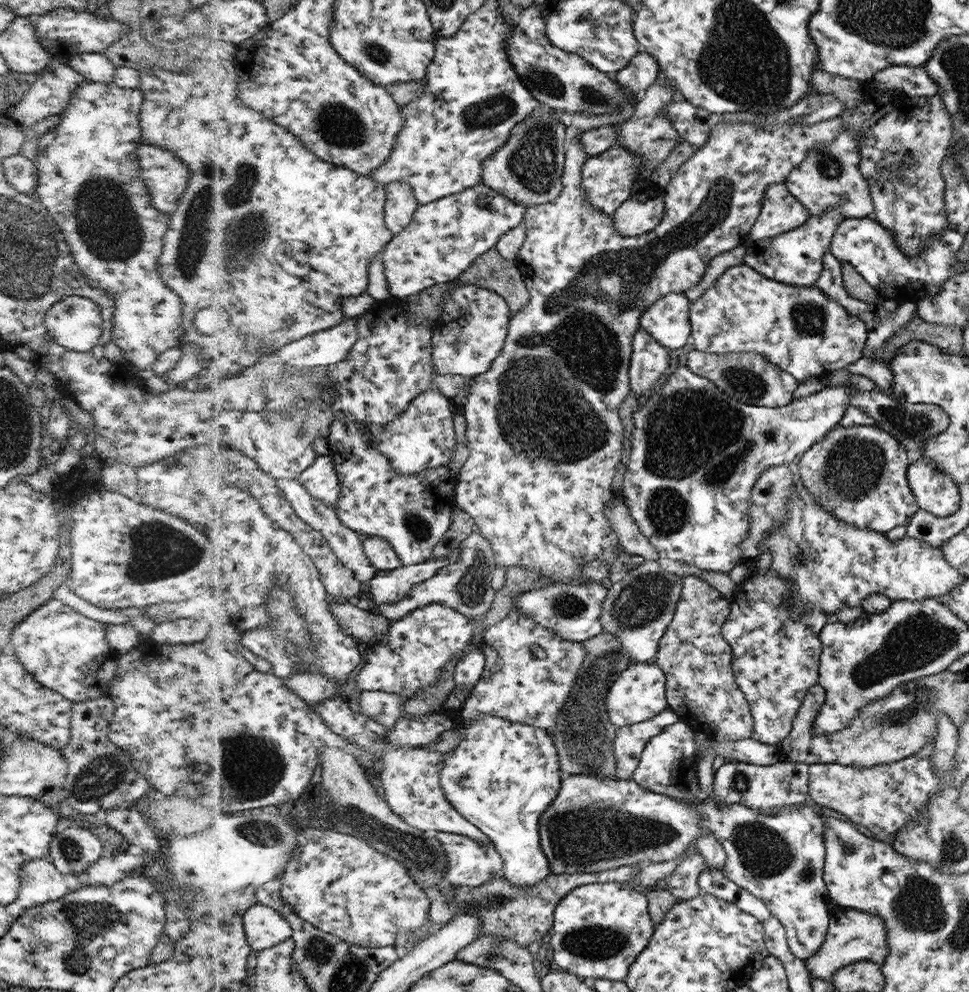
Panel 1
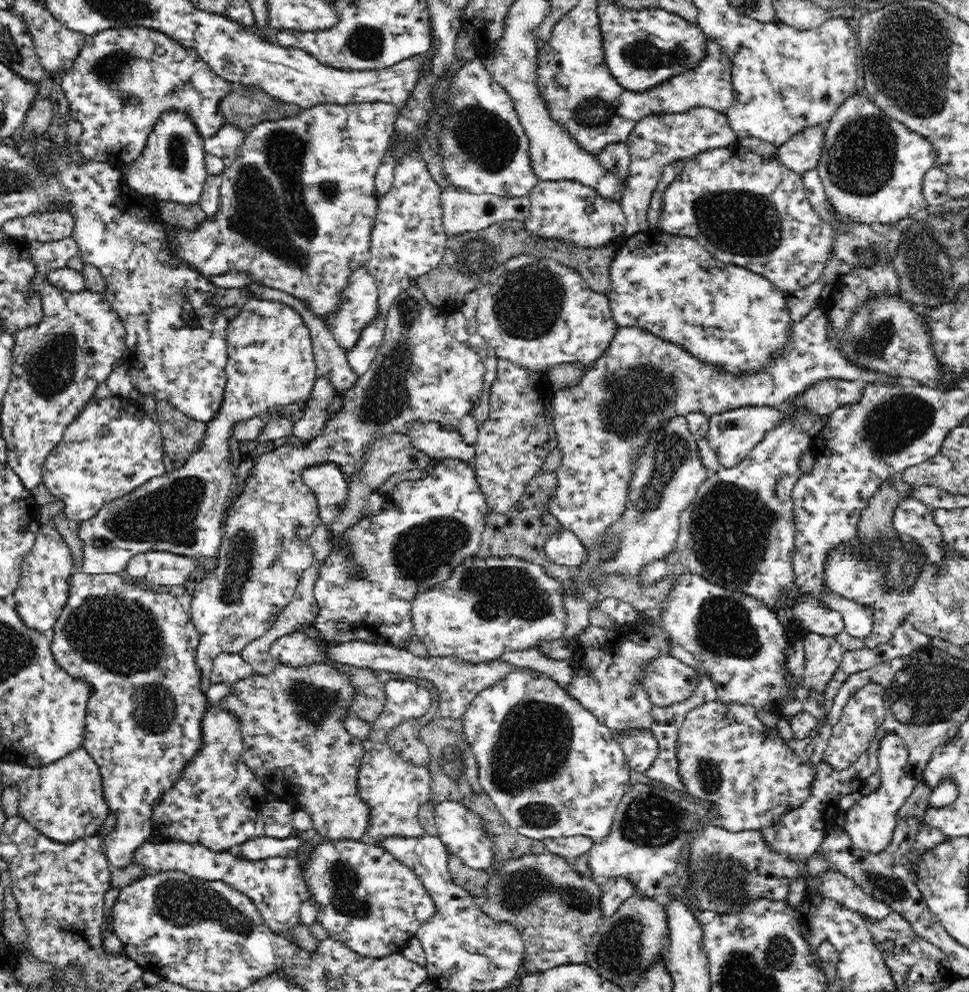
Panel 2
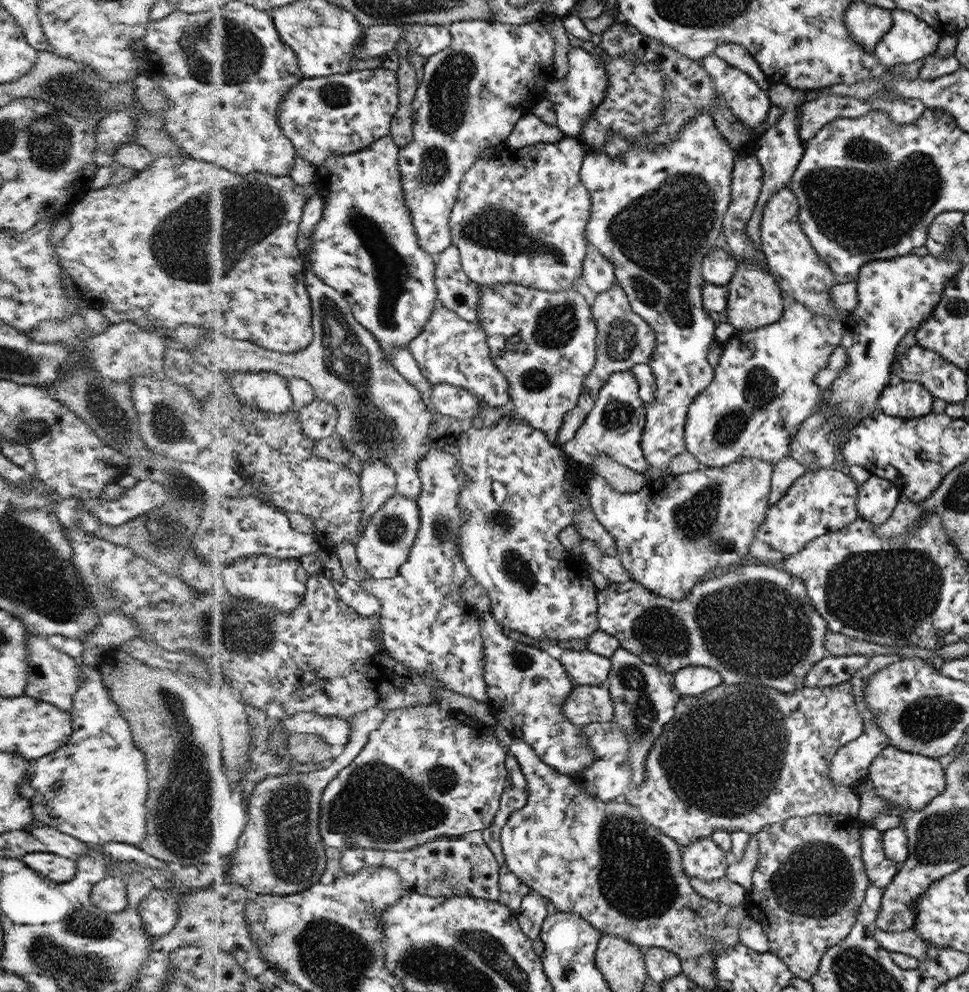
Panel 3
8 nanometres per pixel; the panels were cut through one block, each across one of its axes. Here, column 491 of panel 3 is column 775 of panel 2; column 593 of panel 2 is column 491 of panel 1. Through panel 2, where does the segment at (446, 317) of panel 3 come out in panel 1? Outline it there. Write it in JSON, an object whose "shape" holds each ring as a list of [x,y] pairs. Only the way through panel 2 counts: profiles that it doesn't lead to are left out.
{"shape":[[[839,116],[829,120],[821,120],[813,125],[791,124],[776,119],[768,119],[765,126],[751,124],[749,120],[739,122],[719,122],[711,128],[709,138],[705,140],[697,152],[693,152],[687,158],[664,186],[662,192],[665,195],[665,212],[657,228],[649,232],[643,232],[639,236],[622,236],[615,230],[612,216],[601,214],[591,204],[587,204],[587,194],[583,192],[582,166],[588,157],[583,155],[579,144],[579,133],[571,138],[566,153],[566,166],[562,169],[562,190],[555,200],[545,204],[527,207],[523,212],[522,222],[525,225],[525,242],[521,244],[515,258],[517,270],[520,272],[529,302],[518,312],[510,314],[510,322],[507,322],[506,342],[503,342],[500,354],[495,358],[487,370],[487,373],[466,379],[469,395],[463,402],[462,414],[465,416],[468,457],[460,466],[458,474],[457,509],[464,513],[473,522],[473,526],[490,542],[490,548],[494,554],[496,566],[521,565],[525,569],[533,569],[539,578],[540,586],[549,583],[581,583],[586,579],[581,576],[581,567],[587,561],[603,559],[613,568],[613,562],[617,560],[615,546],[617,546],[617,534],[611,530],[609,520],[605,518],[603,509],[607,501],[613,498],[611,495],[611,480],[613,472],[619,462],[619,454],[622,454],[621,432],[622,424],[617,418],[619,403],[629,395],[629,382],[627,380],[627,366],[630,366],[630,355],[633,352],[633,336],[639,329],[638,320],[641,313],[667,293],[683,293],[691,286],[695,286],[703,277],[711,258],[715,255],[731,250],[734,246],[745,243],[749,237],[751,226],[757,221],[762,208],[762,191],[769,184],[783,183],[794,169],[809,153],[811,148],[826,146],[837,133],[843,129],[843,122]]]}

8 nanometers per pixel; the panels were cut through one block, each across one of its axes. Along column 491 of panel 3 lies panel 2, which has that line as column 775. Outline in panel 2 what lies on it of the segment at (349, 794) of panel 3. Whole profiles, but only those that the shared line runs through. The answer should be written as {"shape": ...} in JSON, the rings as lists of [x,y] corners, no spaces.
{"shape":[[[706,702],[690,710],[678,729],[676,750],[678,770],[683,790],[704,800],[716,802],[716,808],[722,816],[724,830],[742,832],[742,830],[765,829],[778,817],[790,809],[801,805],[809,797],[814,780],[813,766],[806,766],[800,756],[794,756],[788,747],[782,744],[766,744],[768,728],[760,724],[756,710],[741,703]]]}

